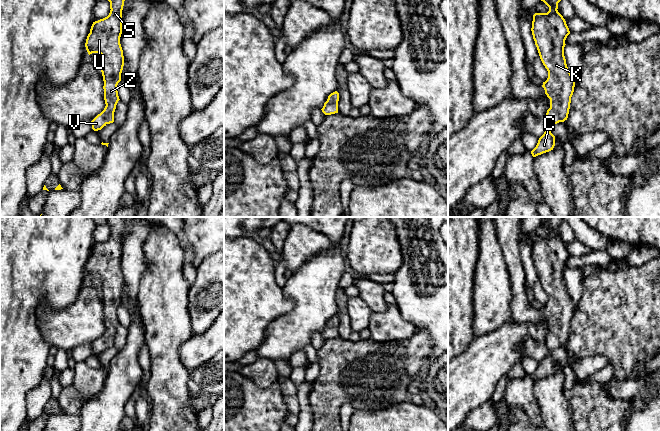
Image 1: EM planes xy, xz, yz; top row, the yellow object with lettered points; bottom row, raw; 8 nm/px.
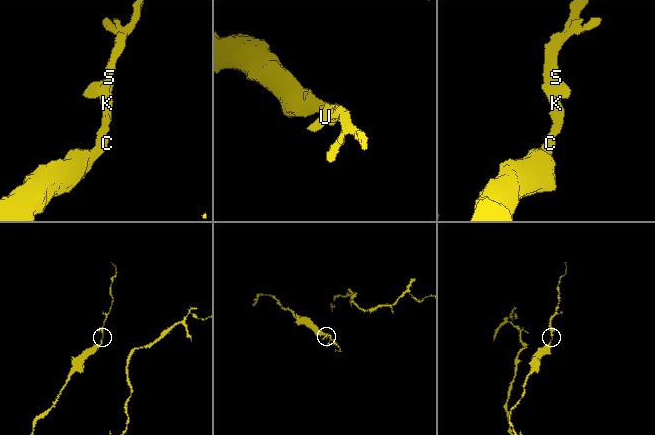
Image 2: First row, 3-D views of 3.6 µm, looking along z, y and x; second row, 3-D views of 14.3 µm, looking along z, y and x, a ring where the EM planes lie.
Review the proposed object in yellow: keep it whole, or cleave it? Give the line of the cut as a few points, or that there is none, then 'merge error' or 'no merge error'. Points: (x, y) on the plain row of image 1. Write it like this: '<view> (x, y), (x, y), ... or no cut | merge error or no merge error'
no cut | no merge error

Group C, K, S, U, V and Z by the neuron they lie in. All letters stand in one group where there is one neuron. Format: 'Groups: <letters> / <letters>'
Groups: C K S U V Z

